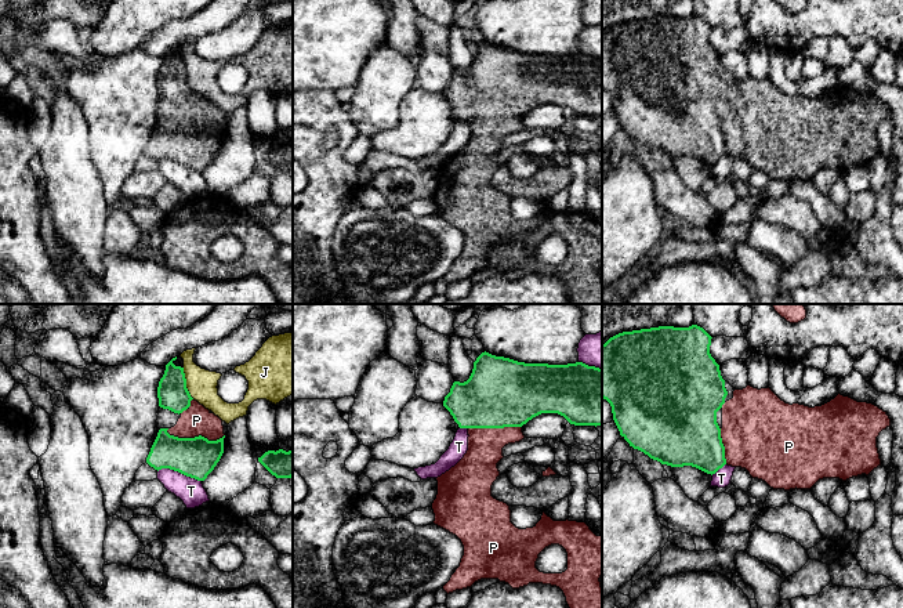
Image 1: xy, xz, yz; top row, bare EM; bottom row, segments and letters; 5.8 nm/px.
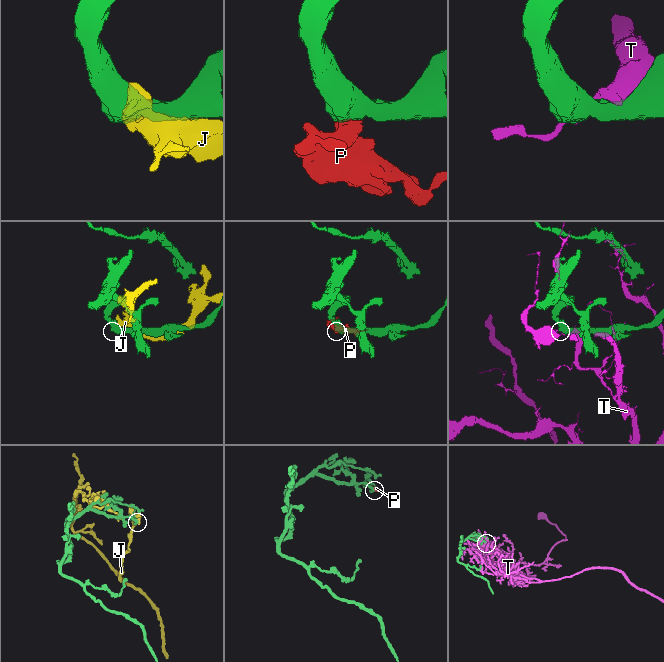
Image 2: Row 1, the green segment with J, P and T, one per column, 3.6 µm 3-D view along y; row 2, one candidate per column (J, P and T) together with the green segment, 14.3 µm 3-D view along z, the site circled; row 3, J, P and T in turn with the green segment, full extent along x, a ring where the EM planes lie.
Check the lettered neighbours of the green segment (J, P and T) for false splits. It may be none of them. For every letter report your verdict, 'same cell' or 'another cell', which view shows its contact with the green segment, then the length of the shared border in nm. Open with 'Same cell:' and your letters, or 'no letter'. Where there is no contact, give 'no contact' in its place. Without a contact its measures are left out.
Same cell: P
J: another cell; contact in xy; length 200 nm
P: same cell; contact in xy; length 340 nm
T: another cell; contact in xy; length 260 nm

